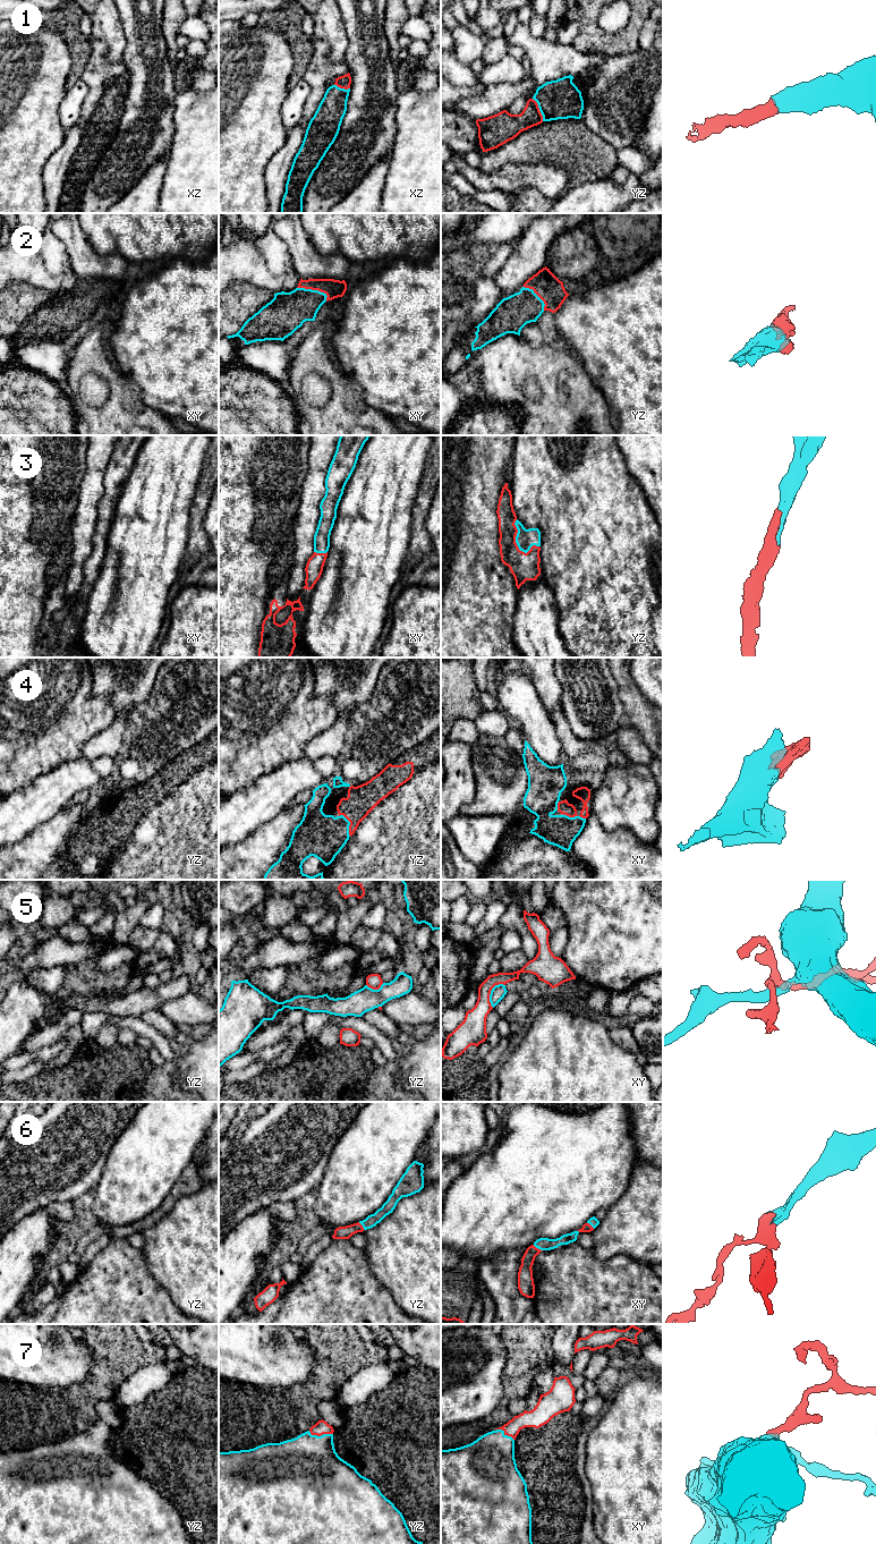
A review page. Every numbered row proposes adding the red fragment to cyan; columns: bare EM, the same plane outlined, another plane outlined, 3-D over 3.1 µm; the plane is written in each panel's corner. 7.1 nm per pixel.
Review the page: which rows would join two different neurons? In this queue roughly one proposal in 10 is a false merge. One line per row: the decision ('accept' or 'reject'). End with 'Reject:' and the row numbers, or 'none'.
1: accept
2: accept
3: accept
4: accept
5: reject
6: accept
7: accept
Reject: 5

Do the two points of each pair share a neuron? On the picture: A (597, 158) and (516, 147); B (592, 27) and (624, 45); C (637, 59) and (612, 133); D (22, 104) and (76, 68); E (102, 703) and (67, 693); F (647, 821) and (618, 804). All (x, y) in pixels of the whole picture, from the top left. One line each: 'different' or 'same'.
A: same
B: same
C: same
D: different
E: same
F: same

